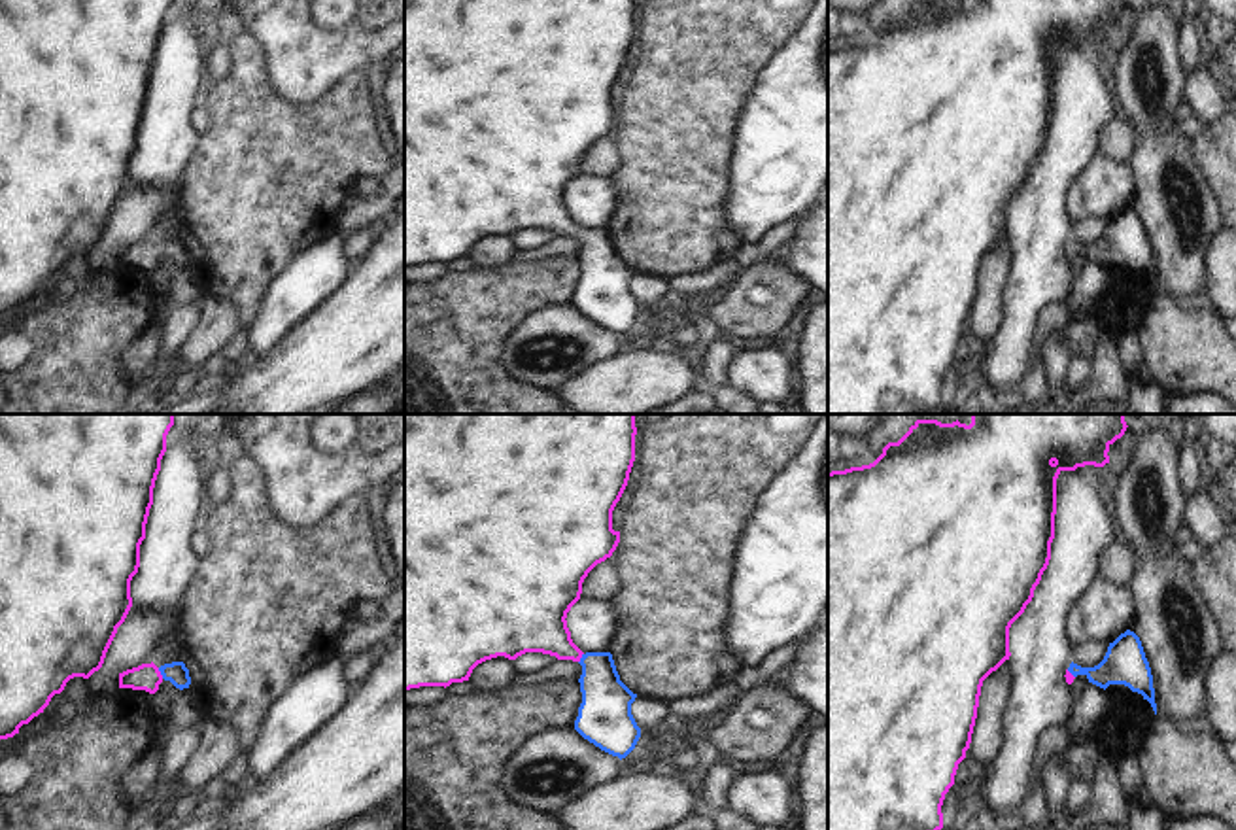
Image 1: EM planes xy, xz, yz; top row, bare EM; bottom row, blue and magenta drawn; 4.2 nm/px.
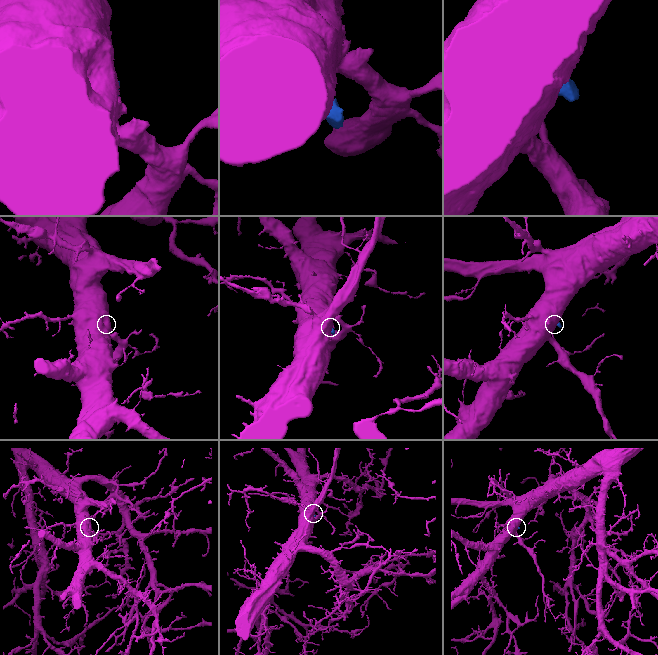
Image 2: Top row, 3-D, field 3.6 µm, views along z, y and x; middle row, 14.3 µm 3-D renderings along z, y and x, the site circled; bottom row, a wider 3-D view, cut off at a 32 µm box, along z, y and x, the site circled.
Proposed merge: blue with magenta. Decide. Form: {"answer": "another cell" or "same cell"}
{"answer": "same cell"}

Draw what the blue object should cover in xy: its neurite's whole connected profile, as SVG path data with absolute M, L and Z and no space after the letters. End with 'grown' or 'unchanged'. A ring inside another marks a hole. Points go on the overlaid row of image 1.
M151 662L119 673L119 688L146 690L149 694L155 694L163 681L170 681L180 690L189 688L189 669L183 662L172 662L161 667Z; grown

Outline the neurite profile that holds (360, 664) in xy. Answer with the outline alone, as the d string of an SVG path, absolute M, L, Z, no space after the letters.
M387 641L376 643L369 650L359 650L348 656L346 673L353 684L359 684L378 664L386 652Z

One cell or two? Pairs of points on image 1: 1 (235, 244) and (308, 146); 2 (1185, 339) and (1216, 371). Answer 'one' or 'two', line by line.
1: one
2: one

